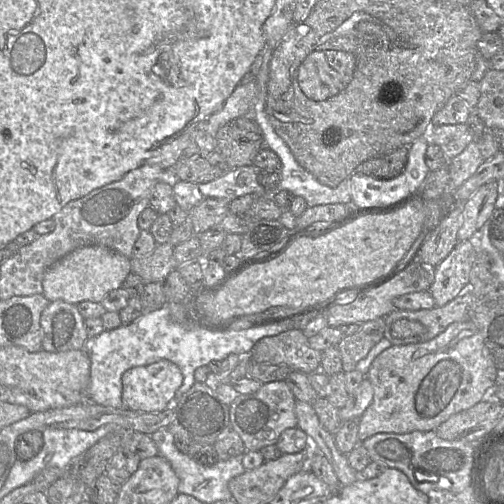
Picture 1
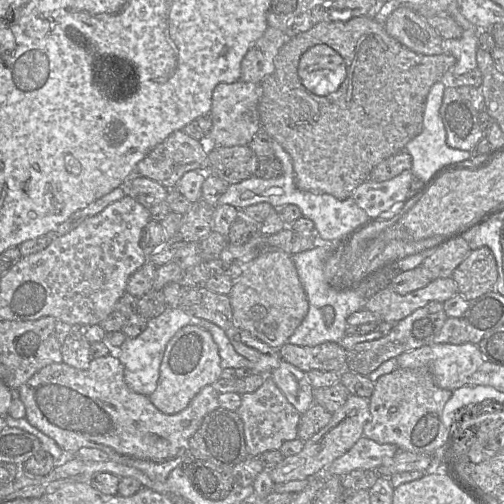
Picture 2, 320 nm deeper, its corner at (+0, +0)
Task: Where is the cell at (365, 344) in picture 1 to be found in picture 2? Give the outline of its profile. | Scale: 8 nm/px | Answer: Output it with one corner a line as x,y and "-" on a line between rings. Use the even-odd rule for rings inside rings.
431,301
426,306
416,309
410,315
394,324
393,328
385,336
358,343
346,350
346,367
351,372
368,376
383,362
396,358
404,352
433,343
434,337
440,332
447,318
443,303

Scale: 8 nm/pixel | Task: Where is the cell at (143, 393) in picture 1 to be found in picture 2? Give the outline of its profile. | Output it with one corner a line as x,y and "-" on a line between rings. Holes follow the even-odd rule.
194,325
185,326
168,342
160,365
157,387
148,398
163,414
177,414
184,410
205,386
219,380
222,370
218,346
210,332

